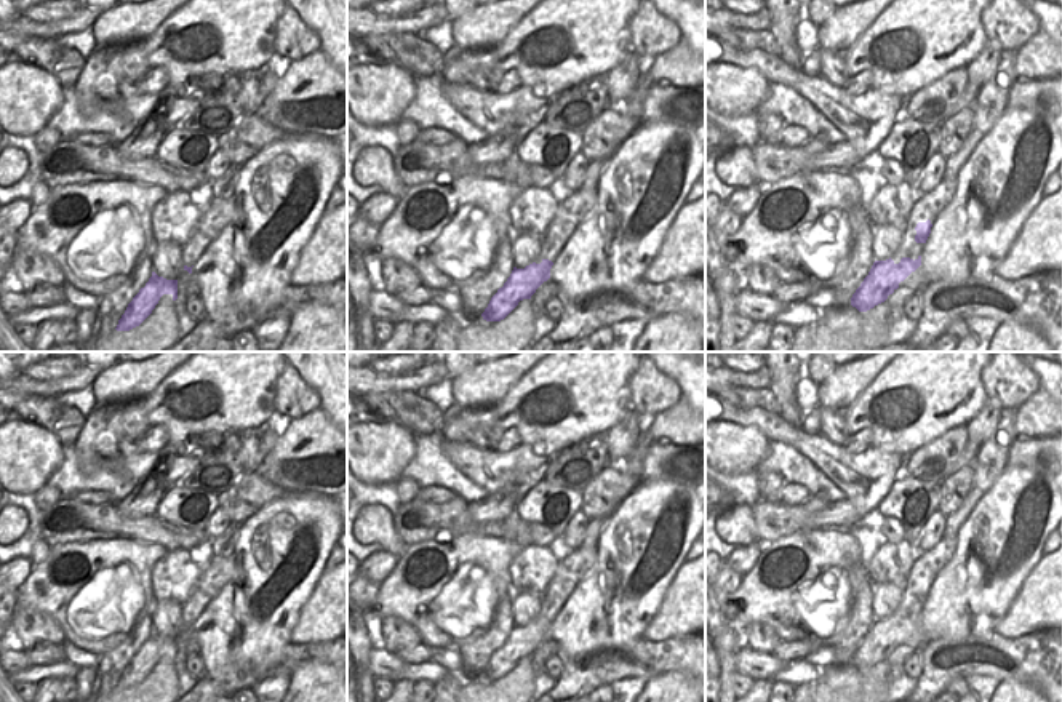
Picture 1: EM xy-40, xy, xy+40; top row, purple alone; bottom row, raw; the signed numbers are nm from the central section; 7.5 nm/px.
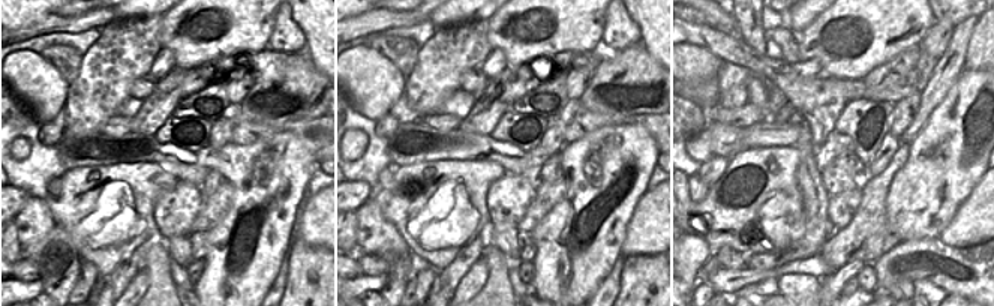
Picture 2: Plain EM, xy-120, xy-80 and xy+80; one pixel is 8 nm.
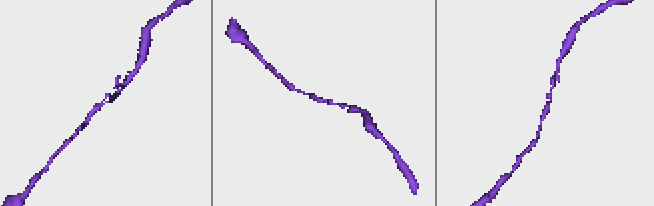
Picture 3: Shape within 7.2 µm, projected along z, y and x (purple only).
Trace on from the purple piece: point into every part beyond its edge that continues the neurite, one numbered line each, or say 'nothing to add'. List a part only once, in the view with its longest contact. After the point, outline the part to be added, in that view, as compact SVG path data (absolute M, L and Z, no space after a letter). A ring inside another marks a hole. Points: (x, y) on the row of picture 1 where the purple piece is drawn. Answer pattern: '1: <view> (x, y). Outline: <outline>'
nothing to add

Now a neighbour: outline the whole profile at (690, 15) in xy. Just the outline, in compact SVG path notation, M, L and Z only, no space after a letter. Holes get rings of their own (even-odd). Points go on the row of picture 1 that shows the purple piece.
M651 0L659 13L672 19L681 38L705 59L705 0Z

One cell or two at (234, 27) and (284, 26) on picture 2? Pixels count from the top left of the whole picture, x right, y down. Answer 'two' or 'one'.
two

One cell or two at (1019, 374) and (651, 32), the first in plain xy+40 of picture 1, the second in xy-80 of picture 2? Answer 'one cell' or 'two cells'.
two cells

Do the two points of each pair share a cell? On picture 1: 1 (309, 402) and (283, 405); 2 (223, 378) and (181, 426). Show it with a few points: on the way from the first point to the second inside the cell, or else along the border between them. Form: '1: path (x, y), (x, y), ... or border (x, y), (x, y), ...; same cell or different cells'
1: path (303, 402), (290, 402); same cell
2: path (224, 398), (224, 416), (210, 418), (202, 422); same cell

